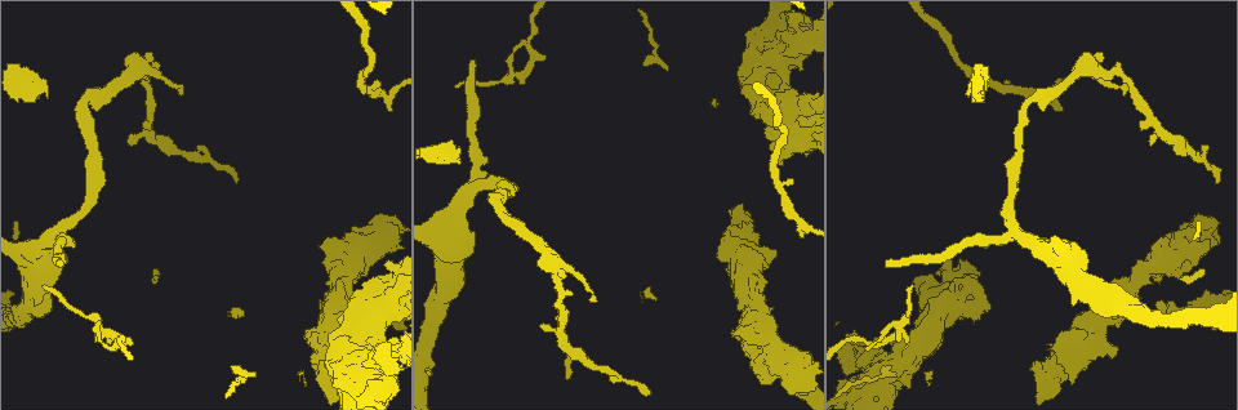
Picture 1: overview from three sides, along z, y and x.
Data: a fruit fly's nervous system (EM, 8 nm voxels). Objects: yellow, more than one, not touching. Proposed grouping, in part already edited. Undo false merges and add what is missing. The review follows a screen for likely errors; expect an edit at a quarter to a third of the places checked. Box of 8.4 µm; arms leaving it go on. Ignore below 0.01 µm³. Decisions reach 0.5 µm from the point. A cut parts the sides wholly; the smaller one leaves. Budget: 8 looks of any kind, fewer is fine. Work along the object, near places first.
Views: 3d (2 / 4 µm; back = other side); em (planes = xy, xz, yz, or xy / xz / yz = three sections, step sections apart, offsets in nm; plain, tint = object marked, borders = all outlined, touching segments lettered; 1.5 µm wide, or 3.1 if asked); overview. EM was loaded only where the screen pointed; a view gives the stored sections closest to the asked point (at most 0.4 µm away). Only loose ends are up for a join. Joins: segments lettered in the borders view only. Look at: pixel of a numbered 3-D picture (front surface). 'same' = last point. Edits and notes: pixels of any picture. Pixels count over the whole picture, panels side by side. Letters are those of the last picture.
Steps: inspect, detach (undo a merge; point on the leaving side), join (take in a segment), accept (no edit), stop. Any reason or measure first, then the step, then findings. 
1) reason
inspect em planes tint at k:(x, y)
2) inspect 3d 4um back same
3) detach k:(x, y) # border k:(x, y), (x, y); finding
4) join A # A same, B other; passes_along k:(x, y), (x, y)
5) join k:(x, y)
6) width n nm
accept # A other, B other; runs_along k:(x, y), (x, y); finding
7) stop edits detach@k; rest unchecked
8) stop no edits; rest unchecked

branch stops here
inspect em yz step 4 tint at 1:(987, 309)

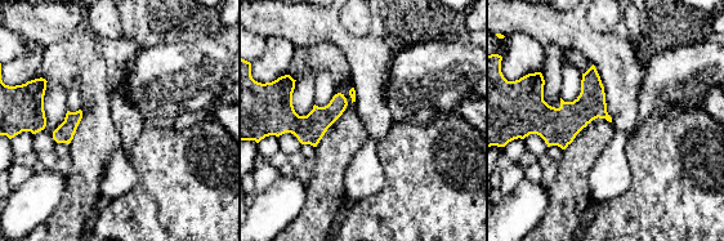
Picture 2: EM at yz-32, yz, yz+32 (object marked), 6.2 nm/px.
inspect em planes borders same

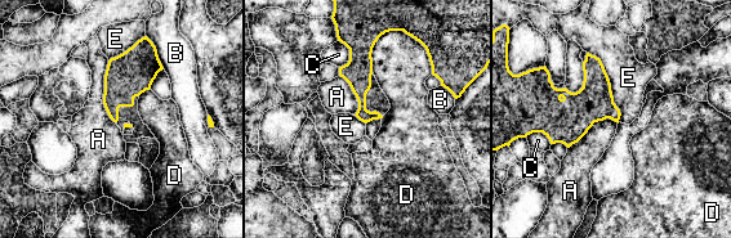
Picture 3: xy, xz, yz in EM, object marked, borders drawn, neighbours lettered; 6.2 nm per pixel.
accept # A other, B other, C other, D other, E other; runs_along 3:(361, 39), (361, 107), (366, 118); no lettered segment goes on from it

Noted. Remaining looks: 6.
an open end
inspect 3d 4um back at 1:(776, 250)

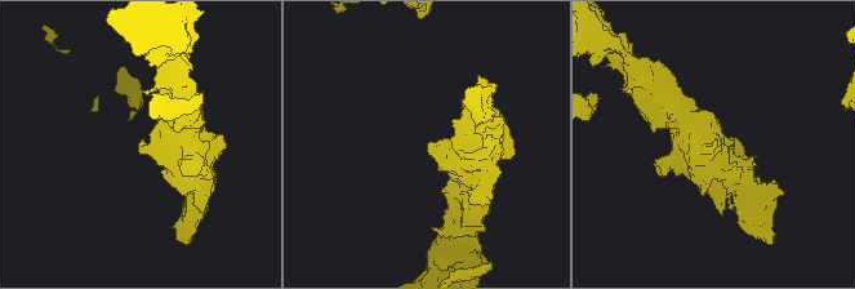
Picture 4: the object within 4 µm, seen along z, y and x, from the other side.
shape alone is not enough
inspect em planes borders at 4:(138, 144)

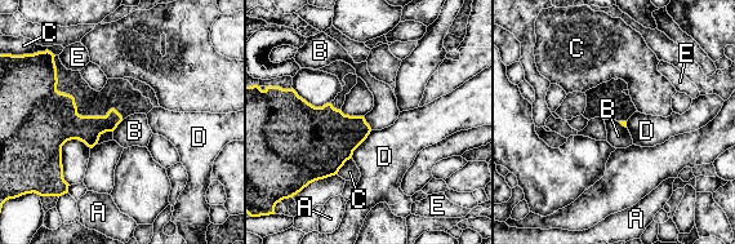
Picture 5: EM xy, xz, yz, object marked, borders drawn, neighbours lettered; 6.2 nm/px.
accept # A other, B other, C other, D other, E other; border 5:(362, 116), (372, 129); no lettered segment goes on from it

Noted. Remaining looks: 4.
abrupt turn
inspect 3d 4um at 1:(751, 89)

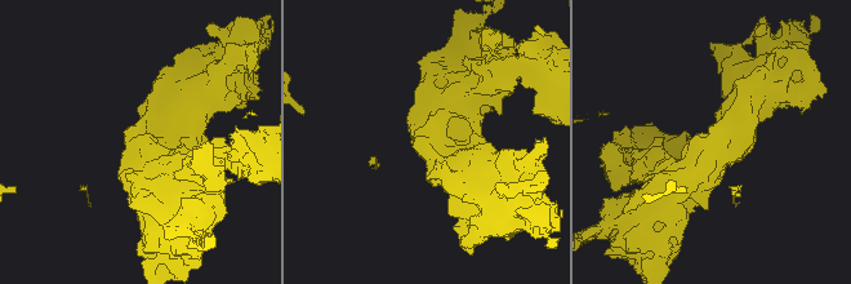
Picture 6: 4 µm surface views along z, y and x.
arm_widths 480, 650 nm; need the tissue
inspect em 3.1um planes plain at 6:(435, 143)

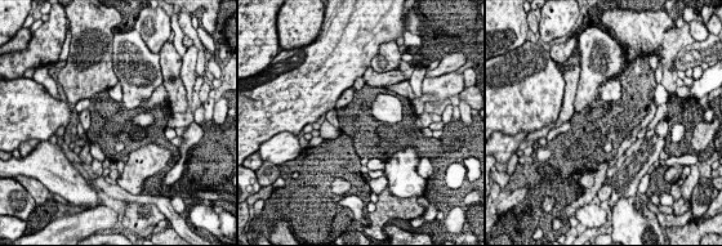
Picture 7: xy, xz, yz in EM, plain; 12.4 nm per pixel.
inspect em 3.1um planes borders same

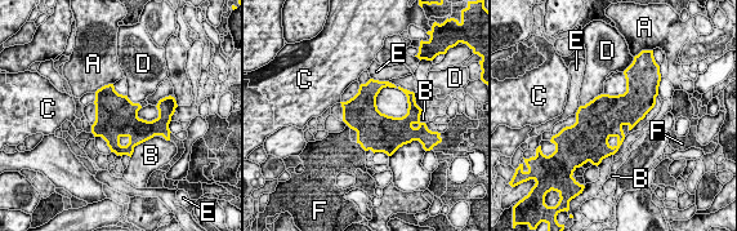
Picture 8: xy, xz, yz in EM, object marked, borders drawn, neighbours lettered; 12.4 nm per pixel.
width 440 nm
accept # A other, B other, C other, D other, E other, F other; border 8:(603, 93), (580, 106); all the same neuron

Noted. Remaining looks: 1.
stop no edits; rest unchecked

